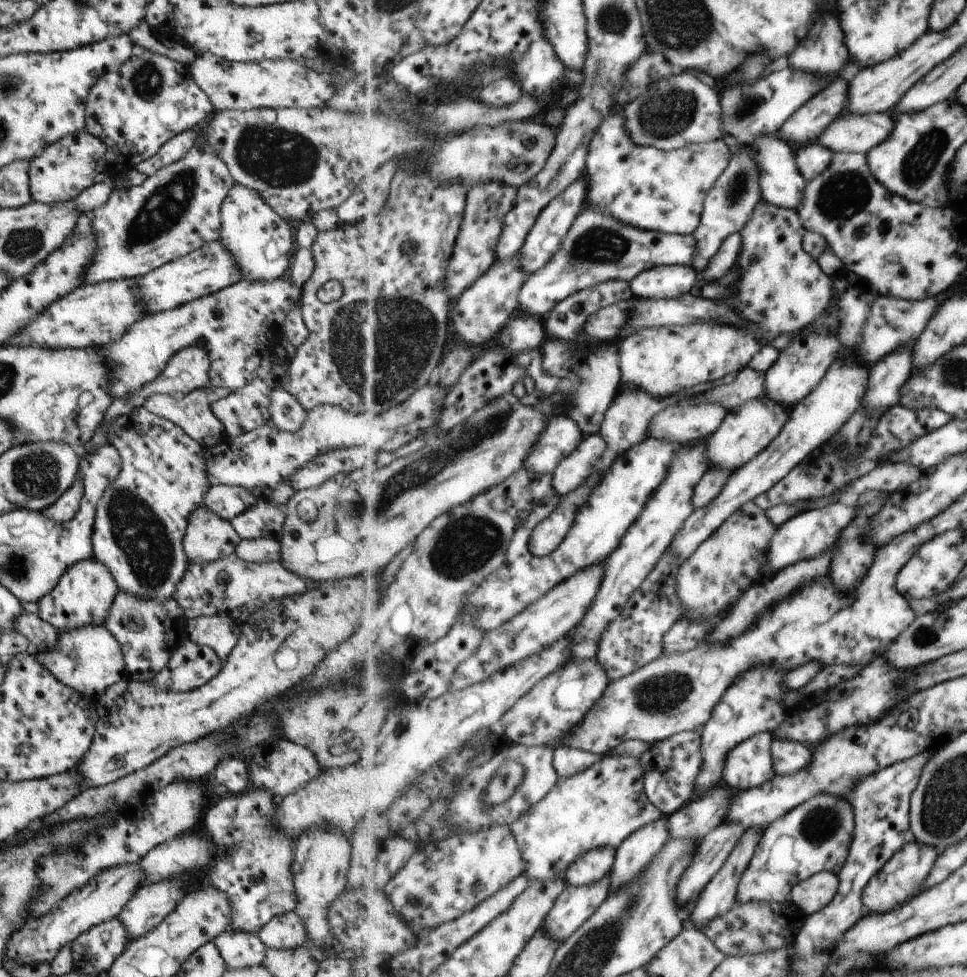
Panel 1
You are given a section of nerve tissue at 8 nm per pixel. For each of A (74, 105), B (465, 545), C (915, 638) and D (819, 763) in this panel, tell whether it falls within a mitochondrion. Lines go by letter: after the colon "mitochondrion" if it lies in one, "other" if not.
A: other
B: mitochondrion
C: mitochondrion
D: other

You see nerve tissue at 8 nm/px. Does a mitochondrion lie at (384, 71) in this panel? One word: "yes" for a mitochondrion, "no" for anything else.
no

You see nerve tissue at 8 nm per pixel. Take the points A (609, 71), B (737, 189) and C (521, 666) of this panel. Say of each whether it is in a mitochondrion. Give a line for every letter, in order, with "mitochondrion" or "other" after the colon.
A: other
B: mitochondrion
C: other

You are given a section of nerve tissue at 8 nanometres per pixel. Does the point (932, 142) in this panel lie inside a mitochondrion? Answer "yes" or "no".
yes

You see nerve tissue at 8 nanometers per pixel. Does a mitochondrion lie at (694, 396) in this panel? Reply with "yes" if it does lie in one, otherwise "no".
no

